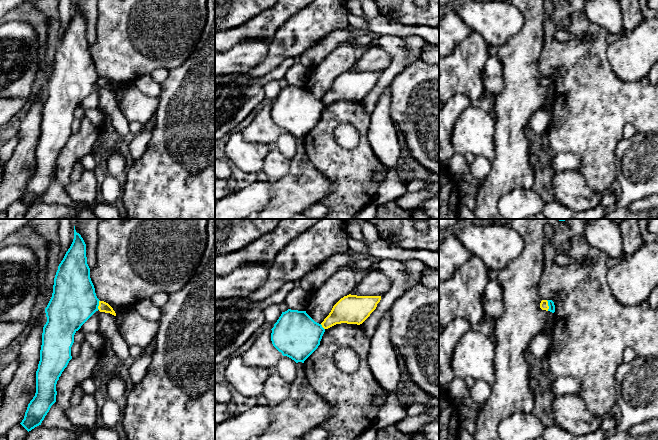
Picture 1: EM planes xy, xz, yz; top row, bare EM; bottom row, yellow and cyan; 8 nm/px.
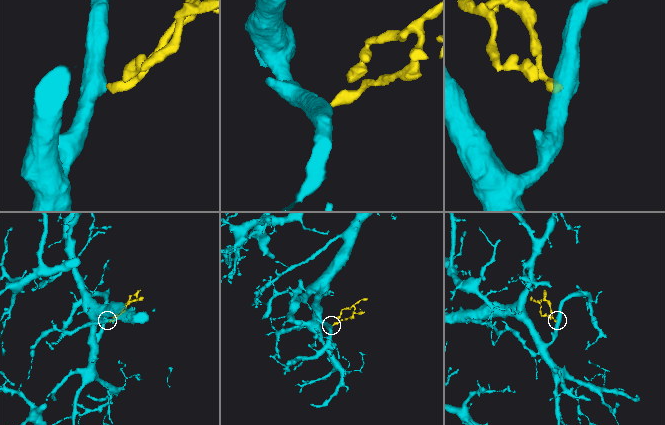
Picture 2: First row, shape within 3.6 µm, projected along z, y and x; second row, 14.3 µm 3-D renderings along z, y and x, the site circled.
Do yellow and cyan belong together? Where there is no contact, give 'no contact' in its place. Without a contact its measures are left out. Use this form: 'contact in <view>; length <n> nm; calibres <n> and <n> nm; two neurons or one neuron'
contact in yz; length 90 nm; calibres 60 and 50 nm; two neurons

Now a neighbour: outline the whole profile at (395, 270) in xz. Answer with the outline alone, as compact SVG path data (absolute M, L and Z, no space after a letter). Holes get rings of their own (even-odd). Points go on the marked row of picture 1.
M384 258L375 266L376 269L380 270L391 280L391 288L381 296L380 302L377 304L376 309L370 314L370 316L360 324L370 338L373 336L380 320L391 308L394 301L406 290L412 287L407 283L407 272L403 262L395 259Z

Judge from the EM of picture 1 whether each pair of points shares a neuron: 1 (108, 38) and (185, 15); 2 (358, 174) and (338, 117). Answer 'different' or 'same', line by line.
1: same
2: same

